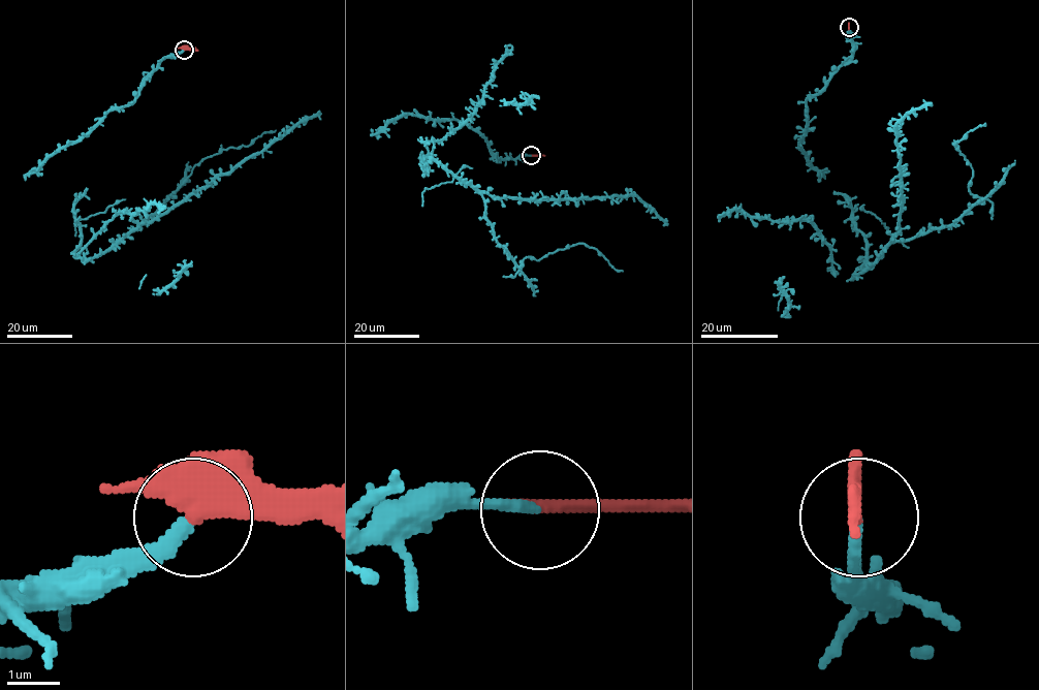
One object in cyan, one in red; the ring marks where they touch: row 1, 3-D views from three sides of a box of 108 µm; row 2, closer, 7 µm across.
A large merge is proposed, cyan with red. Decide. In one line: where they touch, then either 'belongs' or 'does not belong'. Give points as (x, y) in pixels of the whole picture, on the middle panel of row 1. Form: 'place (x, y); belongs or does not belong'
place (531, 155); does not belong

